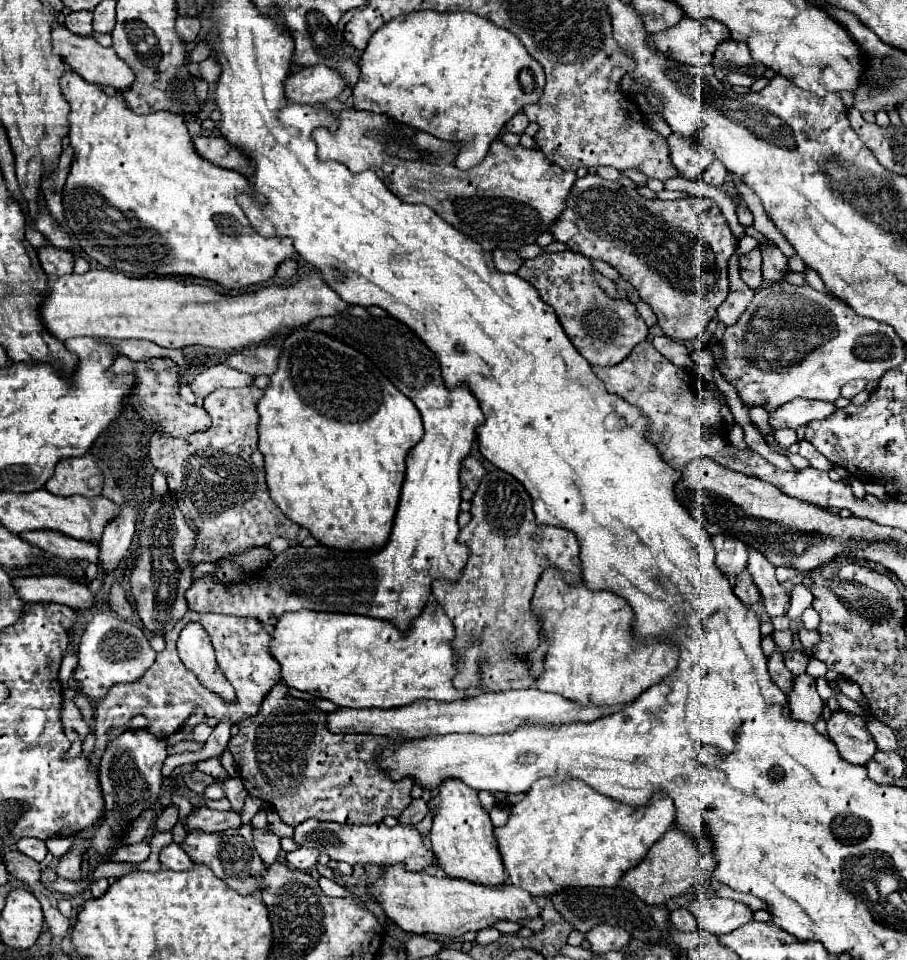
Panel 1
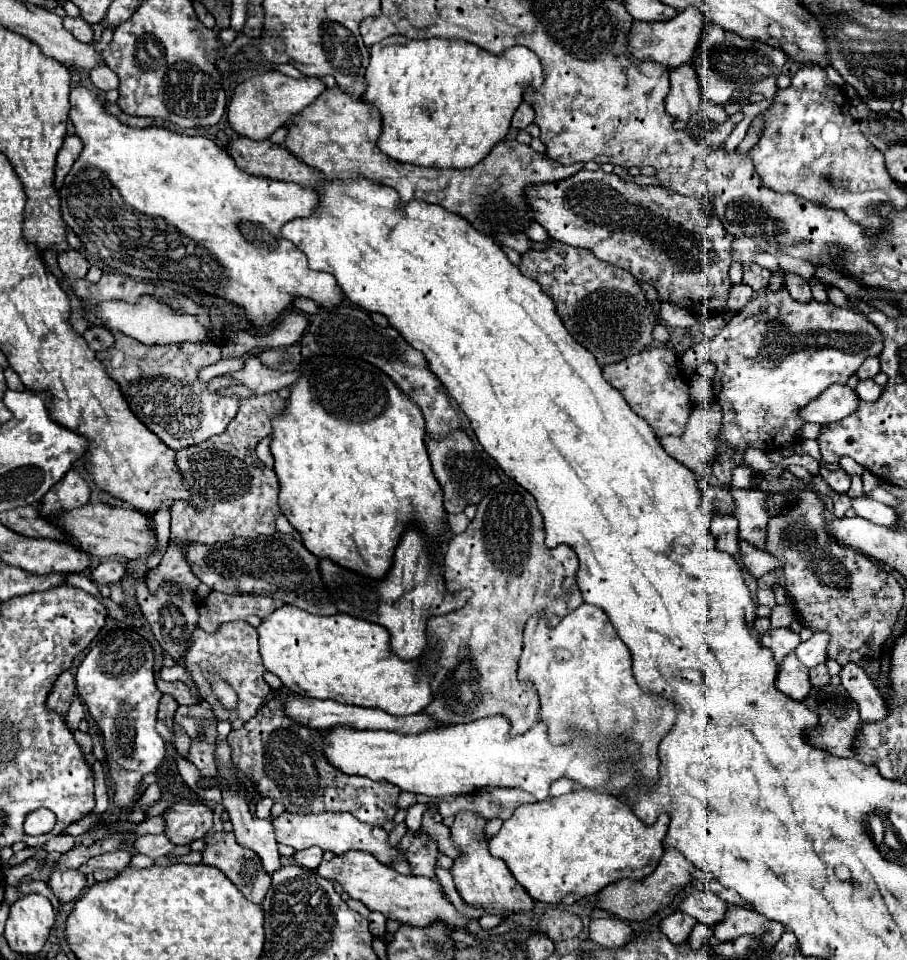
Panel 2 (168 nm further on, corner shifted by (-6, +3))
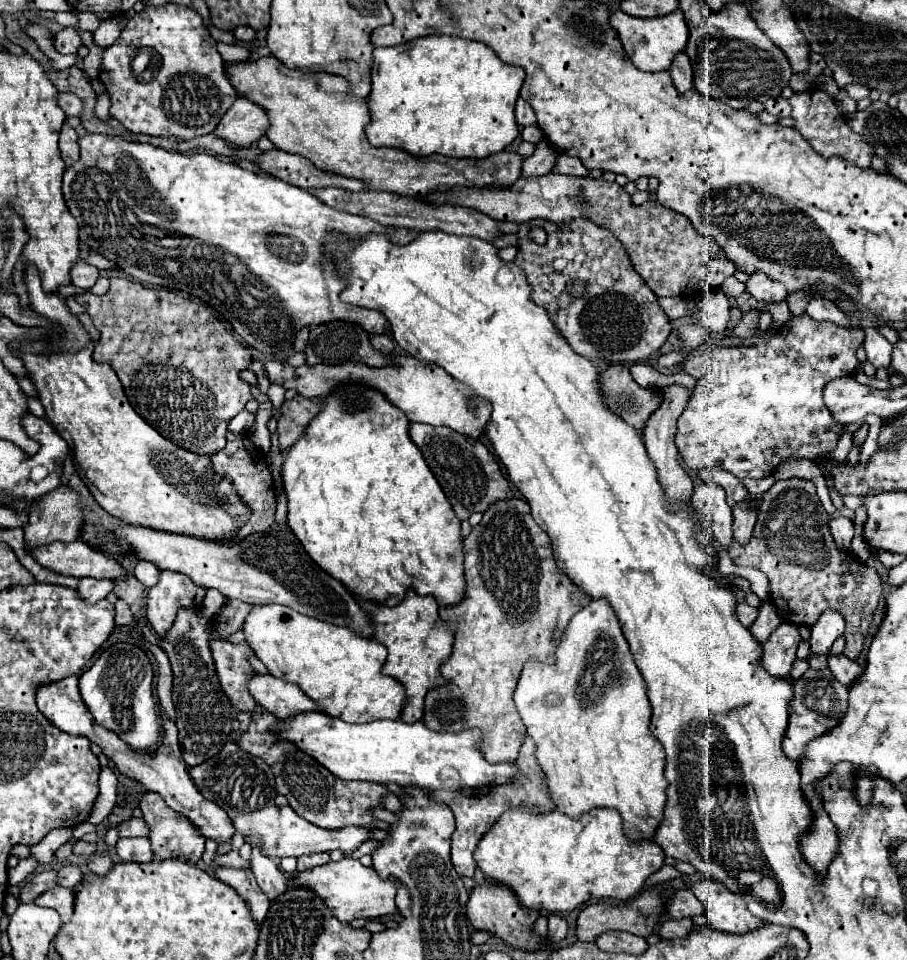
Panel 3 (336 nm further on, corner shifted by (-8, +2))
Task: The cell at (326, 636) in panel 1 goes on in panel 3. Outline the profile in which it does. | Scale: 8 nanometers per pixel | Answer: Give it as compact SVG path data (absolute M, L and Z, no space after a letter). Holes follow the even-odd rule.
M285 605L253 607L243 623L243 633L245 633L247 645L263 661L269 673L277 679L299 685L299 689L309 699L315 699L317 707L321 707L323 713L331 717L339 717L345 723L369 723L371 719L399 719L401 707L405 703L405 691L401 683L397 683L391 677L381 675L381 667L387 658L387 649L375 639L357 637L353 631L345 627L337 627L331 623L311 619Z

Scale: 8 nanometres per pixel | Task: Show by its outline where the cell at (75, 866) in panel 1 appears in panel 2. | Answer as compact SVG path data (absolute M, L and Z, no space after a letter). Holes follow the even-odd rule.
M53 870L47 884L61 904L67 904L81 896L83 888L87 886L87 876L79 870Z

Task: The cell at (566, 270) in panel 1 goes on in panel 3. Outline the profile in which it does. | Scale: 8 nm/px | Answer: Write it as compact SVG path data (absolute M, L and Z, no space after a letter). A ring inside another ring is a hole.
M533 219L519 225L517 237L519 245L513 263L527 275L533 303L547 309L575 353L587 359L631 363L659 351L667 341L671 321L659 307L655 293L635 273L629 255L611 231L585 219L561 225ZM537 225L547 231L545 245L533 243L527 235Z

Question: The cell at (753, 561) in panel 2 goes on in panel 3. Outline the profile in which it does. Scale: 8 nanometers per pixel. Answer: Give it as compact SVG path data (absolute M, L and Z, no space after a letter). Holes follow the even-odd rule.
M737 503L733 507L733 539L739 543L747 543L753 533L757 511L749 507L749 503Z

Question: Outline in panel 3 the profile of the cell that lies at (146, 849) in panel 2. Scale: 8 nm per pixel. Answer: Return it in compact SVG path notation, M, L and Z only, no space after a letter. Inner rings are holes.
M119 839L115 851L121 857L121 861L135 861L135 863L153 861L149 839Z

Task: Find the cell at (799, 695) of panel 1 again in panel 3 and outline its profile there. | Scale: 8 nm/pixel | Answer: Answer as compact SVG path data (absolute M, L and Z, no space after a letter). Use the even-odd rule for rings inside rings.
M783 621L783 625L779 625L777 631L773 631L765 643L761 643L761 663L765 671L781 679L789 677L799 641L801 637L797 633L797 627Z

